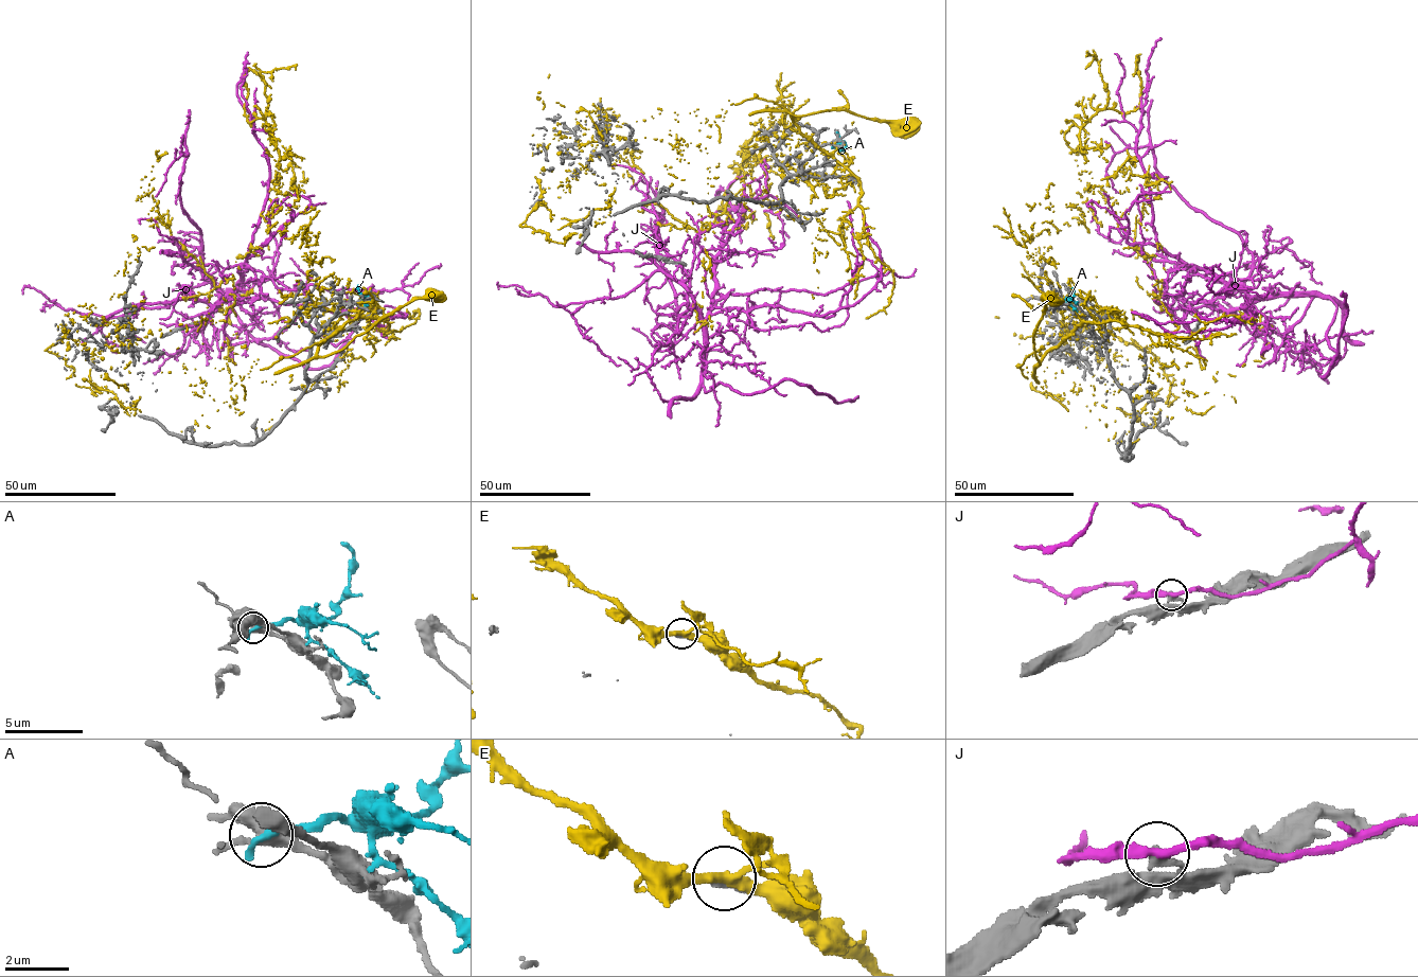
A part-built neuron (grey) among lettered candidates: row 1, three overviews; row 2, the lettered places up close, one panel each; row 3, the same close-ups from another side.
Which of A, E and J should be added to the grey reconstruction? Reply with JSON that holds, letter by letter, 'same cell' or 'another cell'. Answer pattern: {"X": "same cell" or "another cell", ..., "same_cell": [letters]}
{"A": "another cell", "E": "another cell", "J": "another cell", "same_cell": []}

